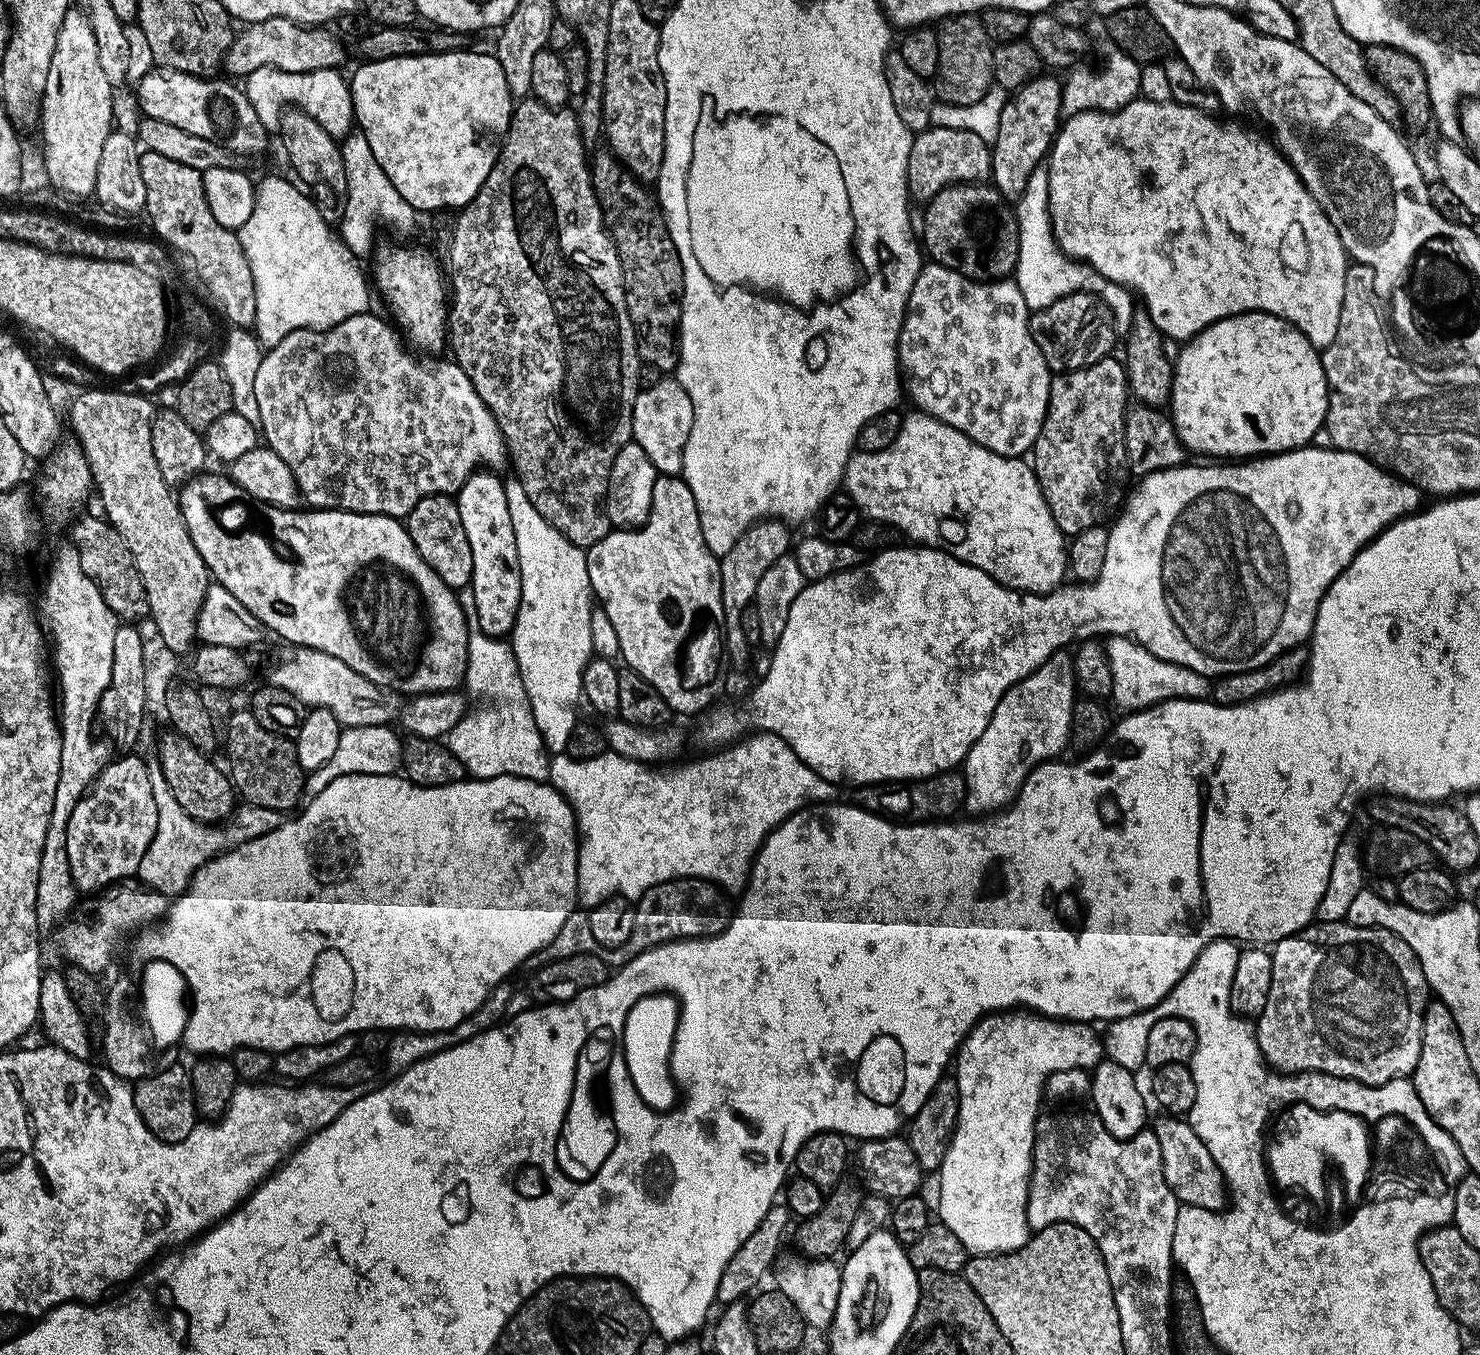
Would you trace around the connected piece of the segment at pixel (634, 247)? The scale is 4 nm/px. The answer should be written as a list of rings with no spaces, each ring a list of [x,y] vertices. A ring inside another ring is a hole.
[[[603,151],[590,156],[592,185],[600,199],[604,225],[618,250],[624,275],[626,310],[636,331],[636,353],[643,363],[658,366],[662,374],[672,374],[680,361],[678,329],[680,307],[684,301],[680,255],[668,233],[659,199],[650,191],[649,185],[624,167],[612,151]]]

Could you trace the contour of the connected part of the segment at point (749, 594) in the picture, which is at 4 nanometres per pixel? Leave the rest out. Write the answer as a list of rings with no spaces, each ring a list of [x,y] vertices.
[[[775,518],[758,520],[736,539],[734,546],[730,546],[730,550],[720,560],[720,585],[724,611],[722,635],[727,659],[732,659],[732,664],[736,668],[747,666],[748,648],[750,648],[746,634],[742,634],[742,610],[753,607],[762,574],[766,574],[766,570],[770,570],[770,566],[774,566],[778,558],[789,555],[794,539],[792,540],[791,534],[788,533],[788,528],[789,525],[783,520]]]

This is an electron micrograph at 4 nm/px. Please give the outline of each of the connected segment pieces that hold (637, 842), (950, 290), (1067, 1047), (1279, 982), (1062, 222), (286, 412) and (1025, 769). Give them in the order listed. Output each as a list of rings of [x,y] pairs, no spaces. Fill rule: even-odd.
[[[514,474],[508,476],[503,479],[504,493],[514,529],[522,584],[510,643],[518,662],[523,689],[531,704],[535,726],[542,735],[544,748],[552,755],[548,761],[547,783],[563,794],[564,801],[572,807],[572,813],[576,816],[580,849],[577,901],[585,909],[615,895],[635,902],[654,885],[678,880],[682,876],[711,880],[729,893],[743,893],[752,871],[752,861],[766,837],[783,820],[813,802],[827,804],[835,801],[837,785],[814,774],[814,770],[810,770],[810,766],[806,766],[806,762],[802,762],[802,758],[798,758],[798,754],[794,754],[794,750],[790,750],[790,746],[786,746],[786,742],[772,732],[757,731],[745,735],[739,742],[713,751],[716,753],[709,760],[692,760],[669,772],[656,772],[660,770],[653,770],[649,765],[619,756],[611,750],[589,760],[575,760],[564,754],[568,749],[570,734],[578,723],[575,710],[583,695],[582,674],[594,654],[590,629],[594,593],[590,586],[587,551],[558,534],[526,498],[521,480]]]
[[[925,263],[920,269],[918,278],[914,282],[914,290],[910,290],[908,309],[904,315],[904,325],[900,331],[900,366],[906,377],[906,392],[916,399],[915,407],[919,411],[954,426],[962,434],[966,434],[974,442],[986,446],[994,454],[1003,456],[1023,457],[1031,453],[1033,444],[1036,443],[1038,434],[1042,430],[1042,422],[1047,416],[1050,386],[1052,385],[1053,371],[1048,367],[1046,358],[1042,358],[1042,350],[1038,350],[1038,342],[1032,337],[1030,323],[1030,309],[1026,306],[1026,298],[1022,298],[1022,290],[1018,290],[1015,279],[1002,280],[971,280],[960,272],[950,270],[941,264]]]
[[[1009,1010],[1006,1012],[994,1012],[990,1016],[979,1020],[972,1027],[972,1033],[964,1039],[955,1057],[956,1073],[954,1079],[958,1086],[958,1122],[952,1135],[952,1141],[944,1155],[944,1161],[938,1173],[940,1179],[940,1216],[939,1223],[945,1224],[950,1231],[958,1237],[958,1242],[969,1254],[978,1256],[997,1256],[999,1252],[1013,1252],[1027,1243],[1030,1237],[1028,1219],[1026,1218],[1026,1206],[1028,1205],[1028,1179],[1032,1177],[1032,1151],[1034,1150],[1034,1134],[1040,1108],[1040,1096],[1045,1091],[1045,1084],[1052,1074],[1062,1070],[1074,1070],[1082,1068],[1091,1070],[1105,1059],[1103,1039],[1095,1032],[1093,1025],[1088,1022],[1069,1022],[1066,1020],[1053,1020],[1050,1016],[1041,1016],[1027,1010]]]
[[[1341,922],[1341,924],[1318,924],[1303,928],[1300,932],[1295,932],[1293,936],[1288,936],[1284,940],[1276,941],[1271,949],[1272,977],[1270,978],[1270,994],[1266,998],[1266,1006],[1263,1012],[1260,1013],[1254,1024],[1256,1041],[1268,1067],[1281,1074],[1325,1072],[1331,1076],[1357,1080],[1358,1083],[1369,1086],[1388,1086],[1393,1082],[1400,1082],[1405,1078],[1411,1077],[1418,1066],[1418,1058],[1422,1054],[1424,1009],[1430,1003],[1428,979],[1414,954],[1414,950],[1406,941],[1398,938],[1385,928],[1363,928],[1347,922]]]
[[[1137,98],[1117,112],[1084,112],[1067,117],[1061,123],[1046,157],[1050,182],[1048,209],[1054,238],[1065,256],[1088,264],[1098,274],[1135,293],[1143,311],[1148,313],[1160,335],[1169,341],[1187,342],[1206,326],[1222,318],[1243,312],[1265,312],[1290,322],[1298,330],[1302,330],[1302,334],[1306,334],[1308,341],[1317,350],[1323,350],[1330,346],[1330,342],[1334,342],[1338,334],[1338,318],[1342,314],[1346,274],[1350,267],[1350,257],[1342,246],[1342,238],[1338,238],[1338,230],[1334,230],[1328,213],[1312,197],[1310,190],[1306,190],[1300,175],[1267,135],[1259,136],[1240,124],[1215,120],[1212,115],[1211,111],[1203,108],[1191,108],[1177,103],[1169,107],[1168,104]]]
[[[366,311],[346,318],[346,322],[338,322],[338,326],[323,330],[318,328],[294,330],[286,334],[286,338],[278,342],[278,346],[267,349],[260,357],[260,365],[251,373],[254,382],[254,399],[258,402],[258,418],[260,419],[258,428],[262,433],[263,443],[272,448],[274,454],[278,454],[282,462],[286,462],[286,466],[290,466],[296,479],[296,487],[300,489],[305,505],[316,510],[365,512],[404,518],[414,510],[414,506],[422,498],[459,493],[460,487],[471,478],[473,472],[477,471],[478,465],[488,470],[500,470],[496,468],[502,467],[503,464],[505,467],[510,457],[500,427],[482,402],[482,398],[478,398],[478,390],[474,390],[470,378],[466,378],[464,371],[454,362],[423,364],[422,361],[415,360],[415,358],[420,358],[409,351],[405,341],[398,335],[397,329],[391,323],[388,325],[382,317],[372,315],[371,311]],[[388,455],[392,455],[392,460],[384,460]]]
[[[1061,650],[1038,670],[1006,690],[998,702],[982,738],[974,742],[964,759],[962,771],[966,782],[963,811],[983,818],[1011,805],[1024,785],[1024,779],[1040,764],[1057,759],[1070,744],[1072,708],[1078,699],[1072,656]]]

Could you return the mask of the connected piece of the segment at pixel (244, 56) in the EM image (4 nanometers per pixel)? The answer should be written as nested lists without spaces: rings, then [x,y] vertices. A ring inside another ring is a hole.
[[[270,18],[257,24],[247,25],[243,30],[245,32],[241,36],[239,33],[233,39],[230,50],[224,56],[222,65],[223,71],[233,72],[233,74],[228,73],[233,77],[247,78],[254,70],[262,70],[263,68],[277,68],[287,72],[309,72],[310,70],[326,70],[327,68],[339,69],[340,63],[344,60],[343,46],[328,33],[328,30],[320,26],[295,24],[294,21],[286,18]]]

